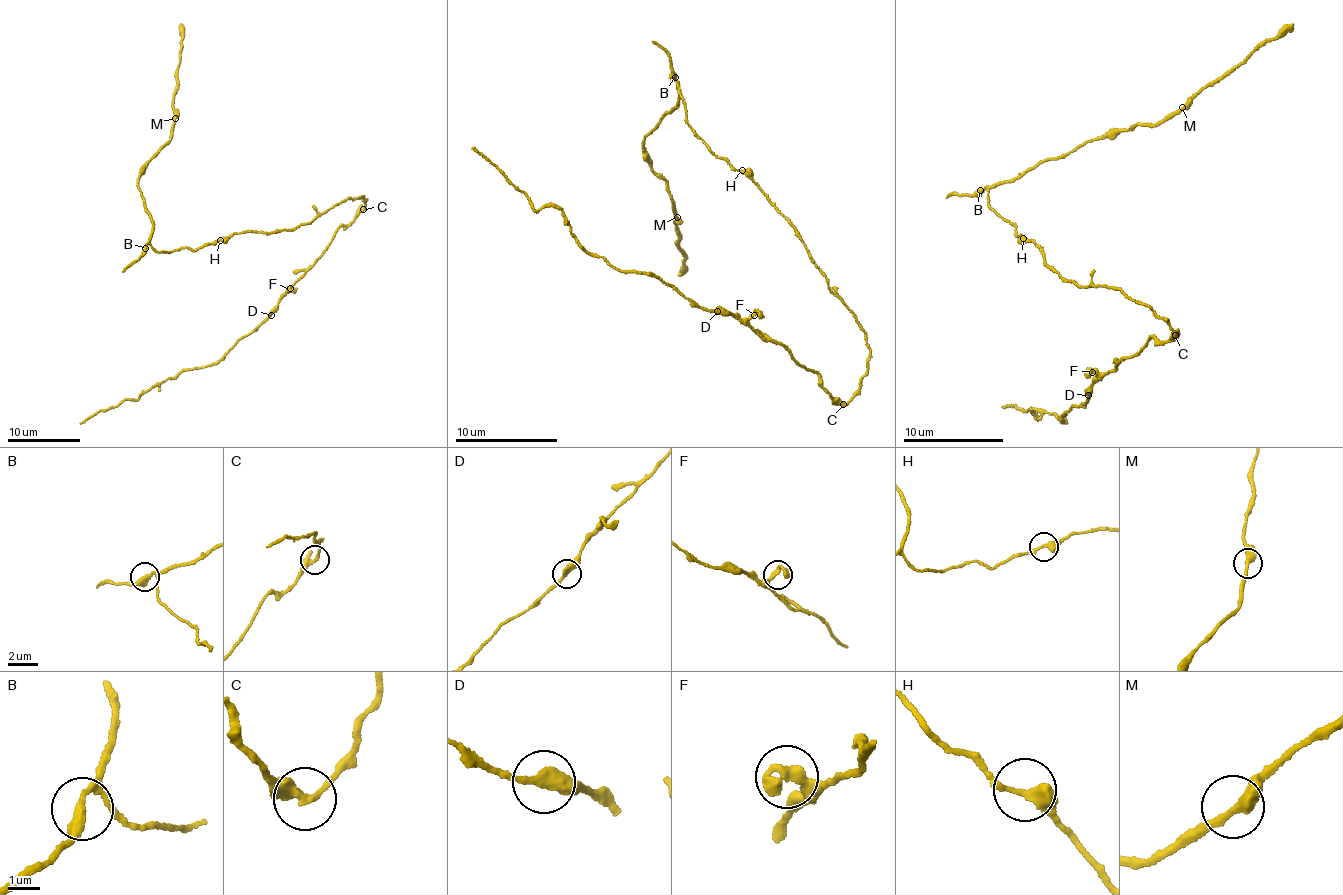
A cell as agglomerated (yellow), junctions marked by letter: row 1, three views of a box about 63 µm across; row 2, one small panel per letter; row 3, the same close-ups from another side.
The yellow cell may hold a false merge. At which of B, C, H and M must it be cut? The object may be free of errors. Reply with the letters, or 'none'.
C

